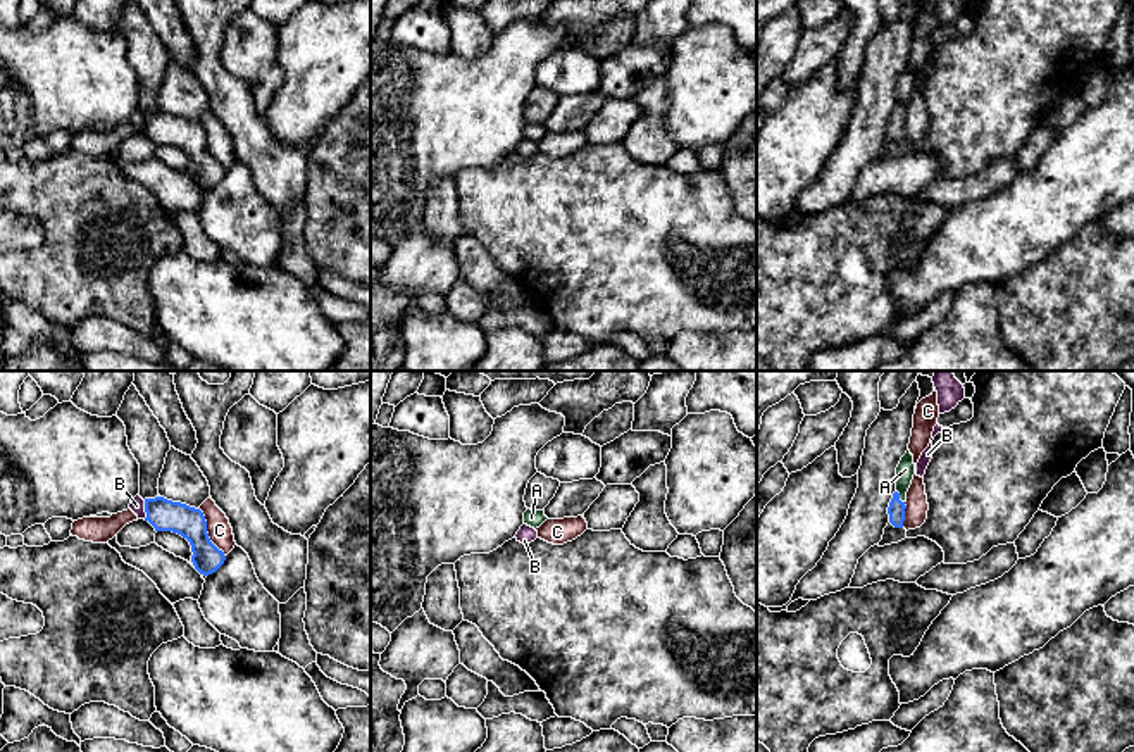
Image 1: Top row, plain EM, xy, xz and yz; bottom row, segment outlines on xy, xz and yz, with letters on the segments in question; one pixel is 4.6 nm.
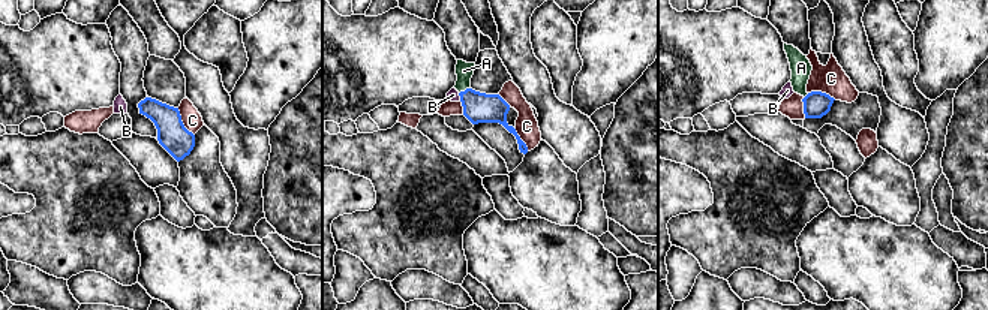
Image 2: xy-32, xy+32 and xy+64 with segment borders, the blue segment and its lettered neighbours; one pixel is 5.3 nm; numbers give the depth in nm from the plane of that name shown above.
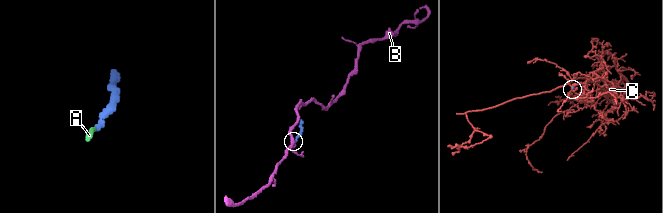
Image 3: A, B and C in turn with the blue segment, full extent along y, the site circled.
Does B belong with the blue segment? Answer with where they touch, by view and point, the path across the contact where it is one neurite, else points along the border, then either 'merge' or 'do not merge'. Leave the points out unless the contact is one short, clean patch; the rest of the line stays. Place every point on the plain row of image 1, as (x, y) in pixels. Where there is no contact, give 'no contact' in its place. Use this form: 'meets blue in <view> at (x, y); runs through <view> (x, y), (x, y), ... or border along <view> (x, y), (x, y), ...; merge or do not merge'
meets blue in xy at (145, 123); border along xy (143, 114), (145, 131); do not merge

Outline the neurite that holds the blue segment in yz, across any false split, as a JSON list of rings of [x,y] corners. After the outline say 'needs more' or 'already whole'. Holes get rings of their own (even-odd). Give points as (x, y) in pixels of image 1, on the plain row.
[[[907,64],[907,67],[901,71],[896,81],[896,105],[893,107],[893,112],[888,121],[889,136],[894,141],[903,141],[907,105],[912,98],[913,88],[915,88],[913,69],[910,67],[910,64]]] | needs more

